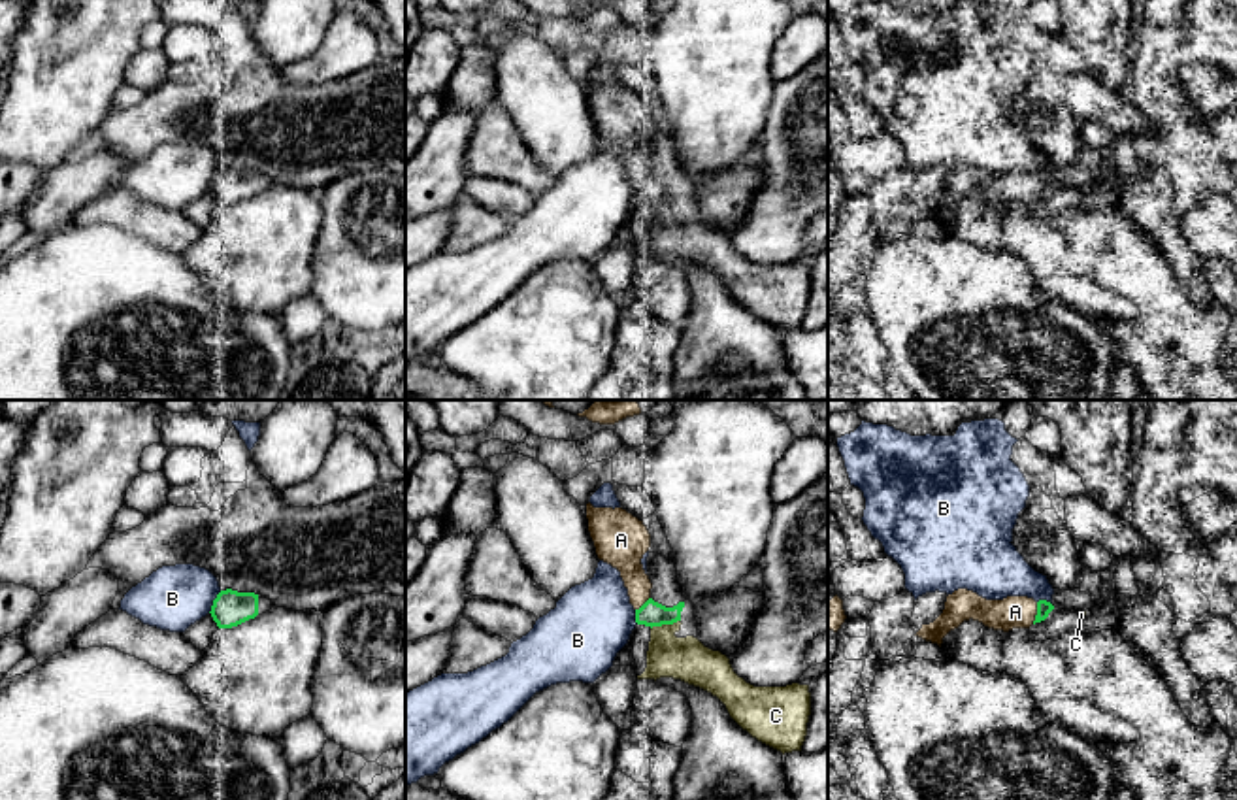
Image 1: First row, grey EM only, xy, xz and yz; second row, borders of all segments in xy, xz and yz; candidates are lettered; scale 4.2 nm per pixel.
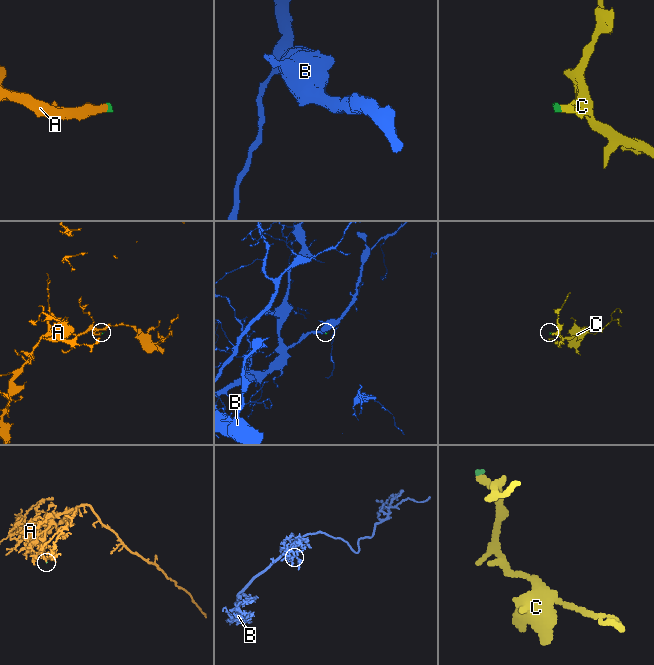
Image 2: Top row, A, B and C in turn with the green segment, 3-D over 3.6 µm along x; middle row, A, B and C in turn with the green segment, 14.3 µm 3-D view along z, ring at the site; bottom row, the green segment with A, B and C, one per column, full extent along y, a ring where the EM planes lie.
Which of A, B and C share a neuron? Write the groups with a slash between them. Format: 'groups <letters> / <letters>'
groups A C / B

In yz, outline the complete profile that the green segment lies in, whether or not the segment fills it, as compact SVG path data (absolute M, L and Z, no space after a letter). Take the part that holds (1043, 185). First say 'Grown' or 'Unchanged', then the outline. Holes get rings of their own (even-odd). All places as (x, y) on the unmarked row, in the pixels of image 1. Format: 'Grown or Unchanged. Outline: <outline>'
Grown. Outline: M958 166L947 174L943 191L933 200L922 202L915 213L941 225L943 215L964 198L973 196L988 206L1009 209L1045 198L1052 187L1047 177L1035 179L1028 174L986 177L973 168Z

